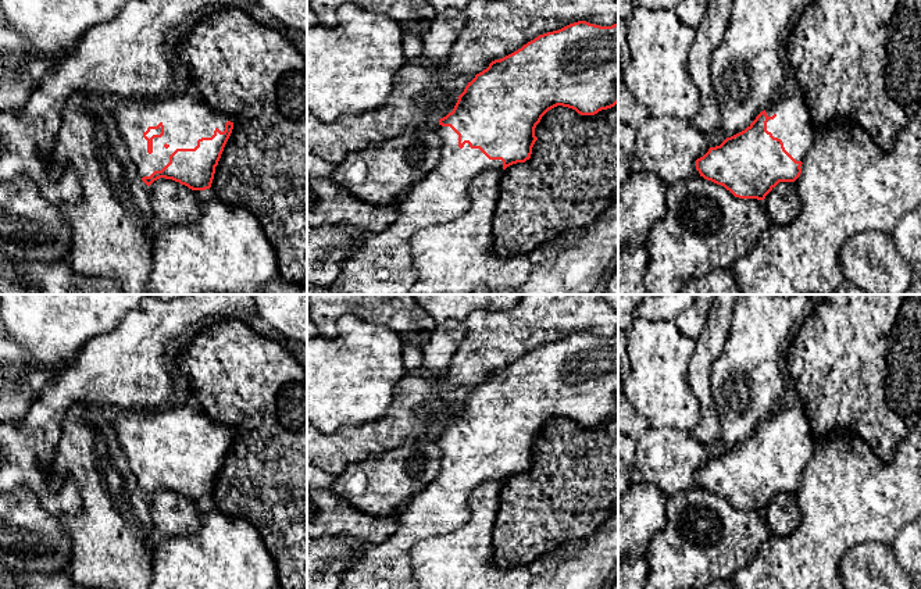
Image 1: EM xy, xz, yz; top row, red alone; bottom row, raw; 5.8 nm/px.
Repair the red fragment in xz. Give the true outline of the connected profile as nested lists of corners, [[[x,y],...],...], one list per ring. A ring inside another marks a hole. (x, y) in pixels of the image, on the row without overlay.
[[[578,332],[492,372],[468,393],[453,422],[439,431],[442,461],[435,479],[411,497],[389,539],[365,545],[357,563],[342,572],[338,589],[418,589],[410,565],[413,546],[461,528],[470,518],[468,499],[478,485],[529,471],[538,451],[535,439],[549,421],[563,417],[595,426],[617,414],[618,333],[600,338]]]

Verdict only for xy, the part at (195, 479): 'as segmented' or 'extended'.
extended

